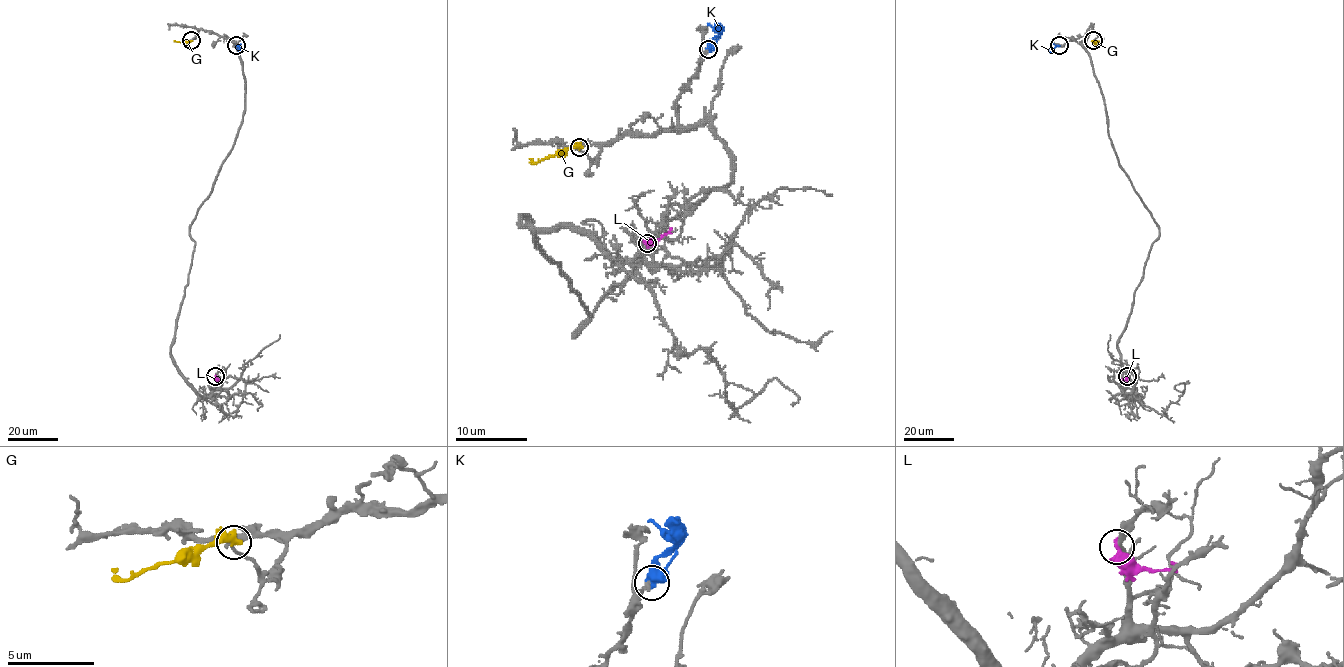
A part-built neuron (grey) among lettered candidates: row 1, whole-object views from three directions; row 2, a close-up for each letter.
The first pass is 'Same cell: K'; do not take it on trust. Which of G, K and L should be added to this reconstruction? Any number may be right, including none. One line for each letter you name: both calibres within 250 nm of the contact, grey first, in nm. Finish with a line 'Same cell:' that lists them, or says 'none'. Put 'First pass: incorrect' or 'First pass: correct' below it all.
K: calibres 220 and 340 nm
Same cell: K
First pass: correct

